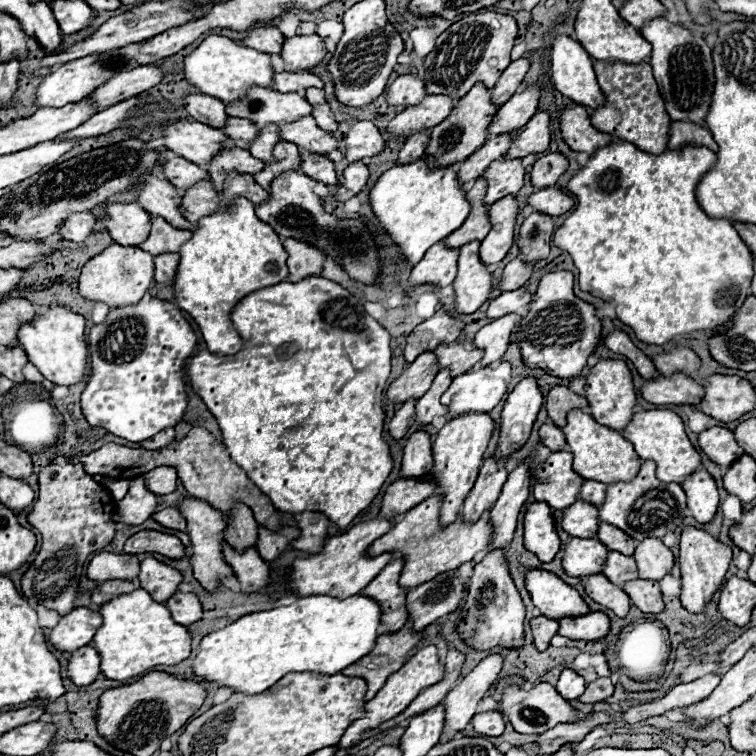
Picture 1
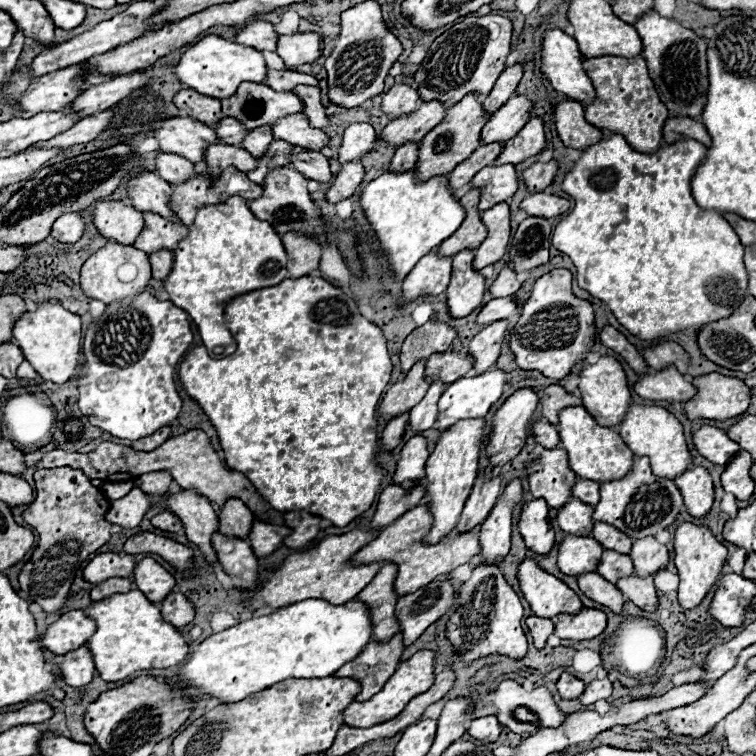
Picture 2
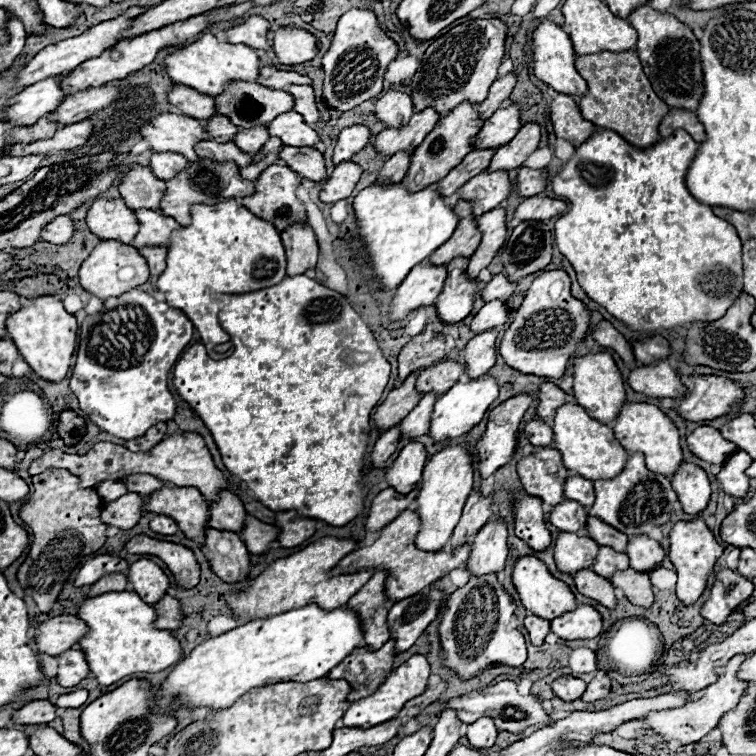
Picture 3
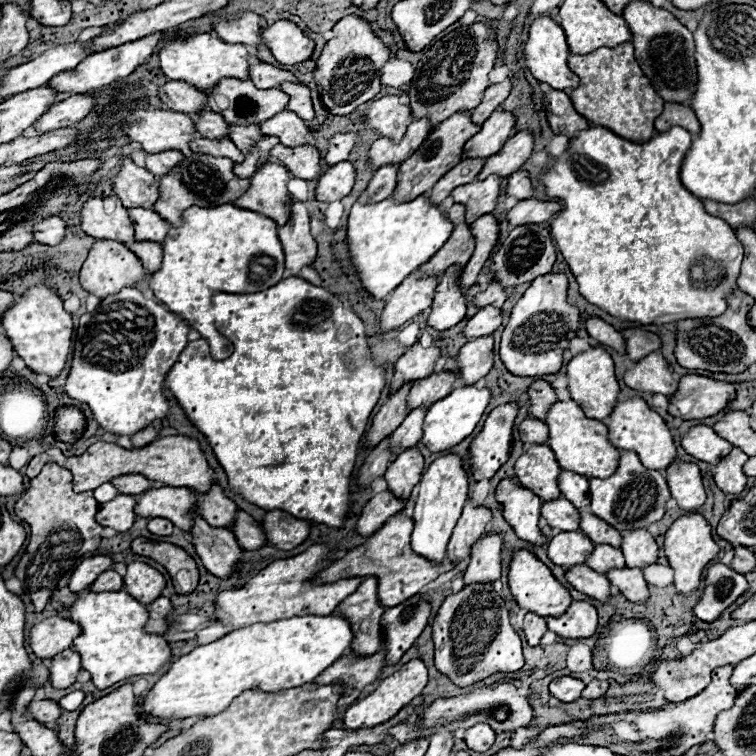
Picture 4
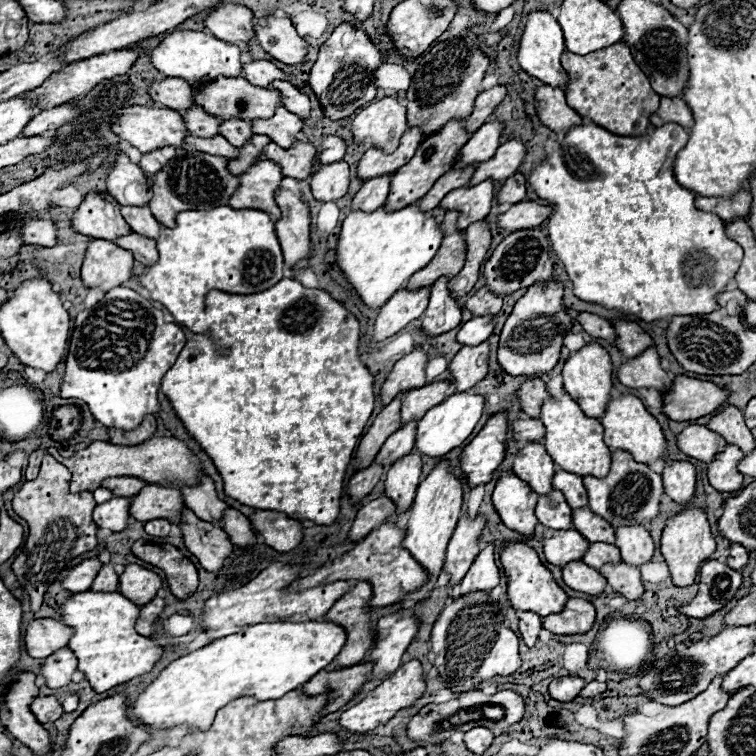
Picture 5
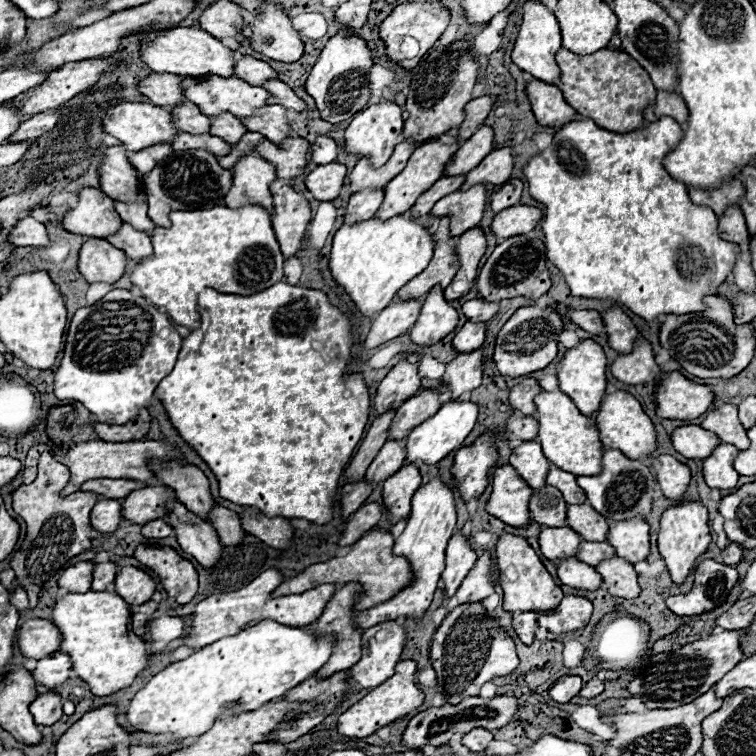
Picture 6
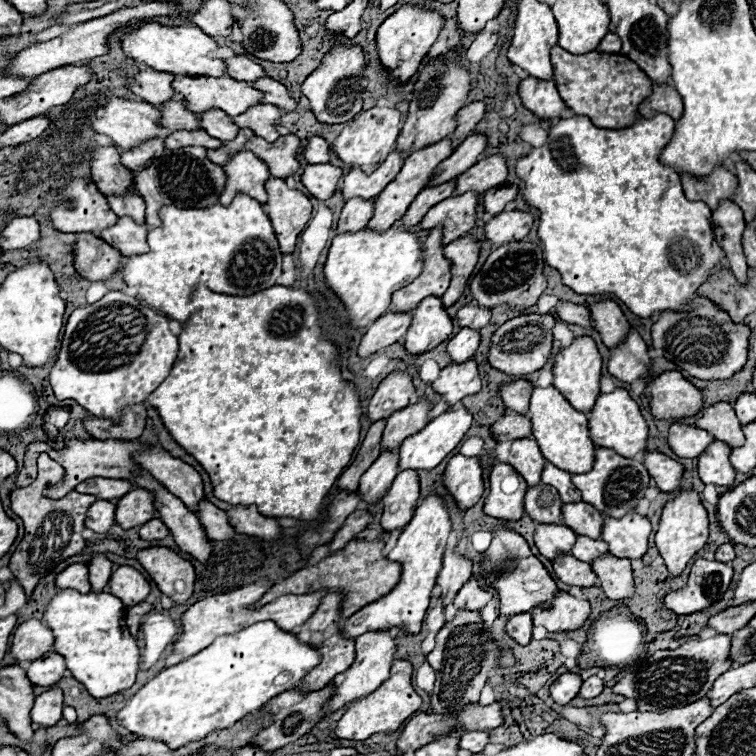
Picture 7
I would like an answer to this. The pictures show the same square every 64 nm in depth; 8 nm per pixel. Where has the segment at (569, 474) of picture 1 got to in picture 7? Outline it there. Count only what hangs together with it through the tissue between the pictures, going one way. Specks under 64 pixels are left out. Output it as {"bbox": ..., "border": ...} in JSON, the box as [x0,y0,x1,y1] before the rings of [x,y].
{"bbox":[508,438,546,486],"border":[[[522,438],[522,440],[512,442],[508,464],[516,468],[516,472],[528,482],[528,486],[536,486],[540,484],[540,468],[544,468],[546,460],[536,440]]]}

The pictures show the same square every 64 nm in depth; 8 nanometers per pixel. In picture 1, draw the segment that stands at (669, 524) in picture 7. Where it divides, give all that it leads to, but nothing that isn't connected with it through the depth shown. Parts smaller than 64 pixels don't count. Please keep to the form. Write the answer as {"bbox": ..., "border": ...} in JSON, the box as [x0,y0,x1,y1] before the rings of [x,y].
{"bbox":[678,526,732,614],"border":[[[688,526],[682,530],[682,536],[680,536],[678,562],[680,562],[680,570],[682,570],[682,594],[680,594],[682,606],[688,612],[698,614],[706,608],[706,604],[712,600],[712,596],[724,584],[726,572],[732,562],[732,550],[728,546],[724,546],[722,542],[718,542],[716,538],[712,538],[708,532]]]}

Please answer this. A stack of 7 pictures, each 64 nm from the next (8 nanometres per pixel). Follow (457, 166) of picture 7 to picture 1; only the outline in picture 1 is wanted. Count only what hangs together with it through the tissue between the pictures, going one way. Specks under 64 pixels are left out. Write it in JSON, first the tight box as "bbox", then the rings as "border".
{"bbox":[488,86,540,138],"border":[[[526,86],[522,94],[514,94],[496,112],[492,124],[488,126],[488,138],[522,128],[536,114],[538,102],[540,102],[540,88],[538,86]]]}

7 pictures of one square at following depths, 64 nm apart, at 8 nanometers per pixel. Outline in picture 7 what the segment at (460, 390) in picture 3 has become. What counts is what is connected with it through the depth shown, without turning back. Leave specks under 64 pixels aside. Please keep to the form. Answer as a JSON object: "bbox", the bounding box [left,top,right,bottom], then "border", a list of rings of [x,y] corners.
{"bbox":[400,406,472,470],"border":[[[460,406],[458,410],[444,410],[440,416],[436,416],[434,420],[430,420],[420,432],[412,434],[410,438],[406,438],[400,446],[400,470],[430,470],[436,468],[464,438],[464,434],[470,430],[472,426],[472,414],[468,412],[468,408]]]}

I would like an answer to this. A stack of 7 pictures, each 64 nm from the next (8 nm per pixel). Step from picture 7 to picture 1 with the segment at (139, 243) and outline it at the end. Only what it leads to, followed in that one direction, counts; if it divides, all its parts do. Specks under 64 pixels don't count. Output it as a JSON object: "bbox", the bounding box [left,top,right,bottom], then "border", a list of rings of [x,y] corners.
{"bbox":[154,254,180,286],"border":[[[162,254],[162,256],[156,256],[154,258],[154,264],[156,264],[156,276],[154,276],[154,280],[160,282],[160,284],[166,284],[166,286],[172,286],[174,280],[176,280],[178,260],[180,260],[178,254]]]}

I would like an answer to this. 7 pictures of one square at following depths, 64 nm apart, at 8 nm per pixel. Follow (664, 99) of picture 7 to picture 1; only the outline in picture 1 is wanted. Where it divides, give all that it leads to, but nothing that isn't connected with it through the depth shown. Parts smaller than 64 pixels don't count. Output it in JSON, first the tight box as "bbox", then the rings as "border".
{"bbox":[668,122,718,152],"border":[[[672,122],[668,148],[670,150],[680,150],[682,146],[688,146],[688,144],[706,146],[706,148],[718,152],[718,144],[714,142],[708,128],[698,126],[698,124],[688,124],[688,122]]]}

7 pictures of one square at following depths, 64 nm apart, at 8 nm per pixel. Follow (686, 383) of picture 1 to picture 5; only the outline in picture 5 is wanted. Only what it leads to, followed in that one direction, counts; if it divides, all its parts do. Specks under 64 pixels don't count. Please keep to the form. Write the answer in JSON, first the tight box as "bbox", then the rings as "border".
{"bbox":[618,348,672,392],"border":[[[648,348],[648,352],[626,360],[618,370],[618,380],[630,388],[654,388],[666,392],[672,384],[672,374],[660,366],[660,356],[656,348]]]}

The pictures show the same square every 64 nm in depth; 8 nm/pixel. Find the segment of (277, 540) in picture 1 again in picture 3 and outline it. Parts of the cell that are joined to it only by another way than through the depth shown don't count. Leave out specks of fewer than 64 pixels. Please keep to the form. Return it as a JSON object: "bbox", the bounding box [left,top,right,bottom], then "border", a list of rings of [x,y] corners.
{"bbox":[240,516,280,554],"border":[[[246,516],[246,524],[240,532],[240,538],[248,546],[250,554],[264,554],[266,550],[270,550],[272,542],[276,540],[278,534],[280,534],[280,530],[276,530],[276,526],[264,524],[264,522],[256,520],[254,516]]]}

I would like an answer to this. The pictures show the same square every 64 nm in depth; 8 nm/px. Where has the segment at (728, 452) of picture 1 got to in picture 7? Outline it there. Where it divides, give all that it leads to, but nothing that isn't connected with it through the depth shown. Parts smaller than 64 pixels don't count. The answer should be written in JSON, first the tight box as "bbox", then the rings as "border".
{"bbox":[668,424,714,458],"border":[[[672,424],[668,430],[668,444],[680,458],[698,458],[714,440],[710,432],[686,424]]]}

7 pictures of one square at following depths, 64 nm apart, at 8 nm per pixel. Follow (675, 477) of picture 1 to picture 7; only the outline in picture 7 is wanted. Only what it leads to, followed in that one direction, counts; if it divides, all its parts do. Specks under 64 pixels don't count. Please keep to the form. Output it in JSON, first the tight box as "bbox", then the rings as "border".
{"bbox":[586,388,648,458],"border":[[[618,388],[610,394],[600,394],[592,412],[588,412],[586,416],[588,416],[590,436],[596,446],[612,448],[624,458],[634,458],[636,454],[640,454],[648,448],[648,424],[644,420],[644,416],[640,414],[638,404],[628,396],[626,390]]]}

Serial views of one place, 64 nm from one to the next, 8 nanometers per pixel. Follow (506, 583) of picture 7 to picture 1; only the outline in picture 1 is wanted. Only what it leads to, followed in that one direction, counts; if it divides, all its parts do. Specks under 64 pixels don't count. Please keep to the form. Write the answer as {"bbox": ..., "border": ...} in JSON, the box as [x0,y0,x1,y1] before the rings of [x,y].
{"bbox":[526,570,590,618],"border":[[[530,570],[526,574],[526,590],[532,596],[534,606],[548,618],[582,616],[590,608],[570,584],[546,570]]]}

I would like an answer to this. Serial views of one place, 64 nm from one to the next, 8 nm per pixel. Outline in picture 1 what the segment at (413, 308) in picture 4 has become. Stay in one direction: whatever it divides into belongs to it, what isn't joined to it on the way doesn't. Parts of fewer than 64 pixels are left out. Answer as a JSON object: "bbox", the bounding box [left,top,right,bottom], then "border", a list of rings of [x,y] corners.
{"bbox":[410,240,458,288],"border":[[[444,240],[436,242],[424,258],[412,268],[410,286],[434,284],[438,288],[448,286],[458,272],[458,248],[448,248]]]}

